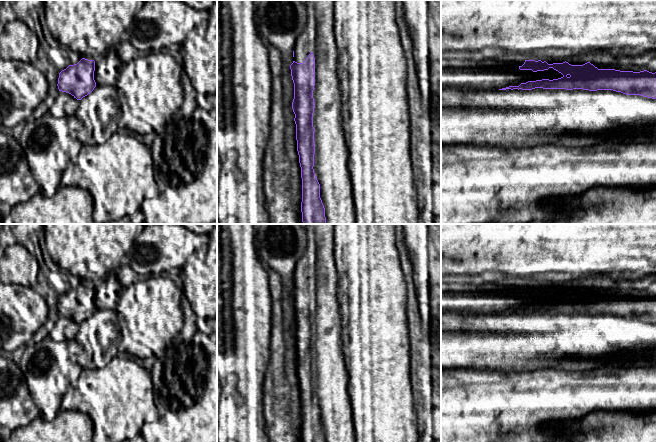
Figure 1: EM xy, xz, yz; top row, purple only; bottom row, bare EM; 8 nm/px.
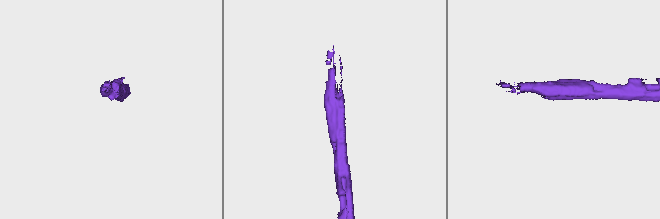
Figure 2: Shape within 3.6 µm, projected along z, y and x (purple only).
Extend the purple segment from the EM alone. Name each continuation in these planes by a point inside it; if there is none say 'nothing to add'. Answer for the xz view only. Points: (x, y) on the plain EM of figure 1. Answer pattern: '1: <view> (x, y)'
1: xz (304, 269)

